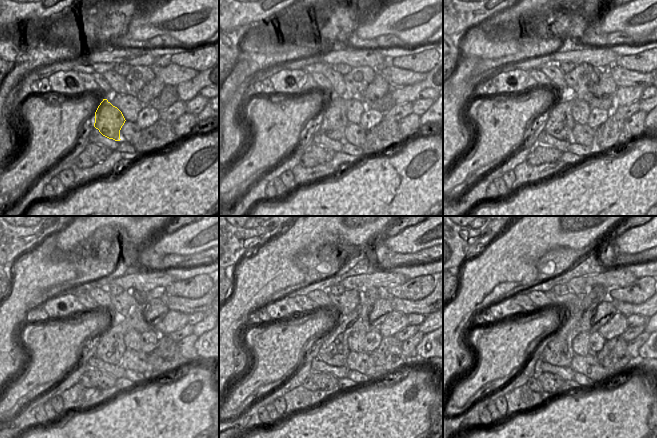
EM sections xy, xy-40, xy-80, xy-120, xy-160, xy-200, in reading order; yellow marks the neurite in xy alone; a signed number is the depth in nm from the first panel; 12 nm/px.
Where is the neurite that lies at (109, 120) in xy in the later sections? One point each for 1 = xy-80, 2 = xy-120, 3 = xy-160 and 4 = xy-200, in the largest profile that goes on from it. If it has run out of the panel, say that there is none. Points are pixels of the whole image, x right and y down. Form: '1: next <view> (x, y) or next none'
1: next xy-80 (558, 122)
2: next xy-120 (110, 348)
3: next xy-160 (334, 351)
4: next xy-200 (558, 352)

